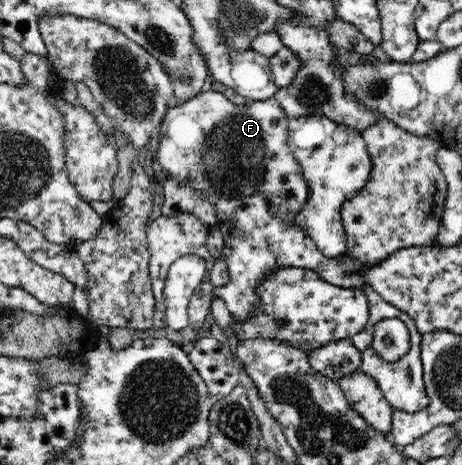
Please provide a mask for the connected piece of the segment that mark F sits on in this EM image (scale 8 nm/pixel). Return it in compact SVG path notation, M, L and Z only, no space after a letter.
M208 90L203 93L199 93L194 97L188 99L188 101L179 102L177 105L171 103L162 119L162 123L159 125L159 137L157 143L157 159L160 166L164 168L168 173L168 176L178 178L178 180L194 180L194 186L196 190L202 190L202 192L208 192L210 196L210 201L213 201L216 208L216 213L218 217L217 228L220 229L221 233L224 235L224 247L223 247L223 258L228 264L229 269L229 282L224 286L214 289L215 297L220 297L226 303L227 308L230 310L232 321L243 324L248 318L251 318L254 314L257 314L257 309L260 308L260 296L258 296L258 286L264 281L264 278L276 270L282 268L302 268L302 269L312 269L320 274L320 277L328 283L338 285L340 287L347 288L360 288L364 281L365 273L370 269L368 263L362 263L355 259L355 257L350 257L347 253L342 254L337 258L326 258L320 250L316 247L316 242L300 228L298 224L298 214L303 210L304 205L308 203L308 197L310 197L310 188L308 188L308 181L304 180L304 173L300 168L298 161L294 158L293 151L289 146L289 141L287 140L288 133L288 122L289 118L287 113L282 109L282 106L278 103L275 97L264 101L252 101L249 100L247 104L242 104L237 106L232 104L226 96L222 95L221 92Z

